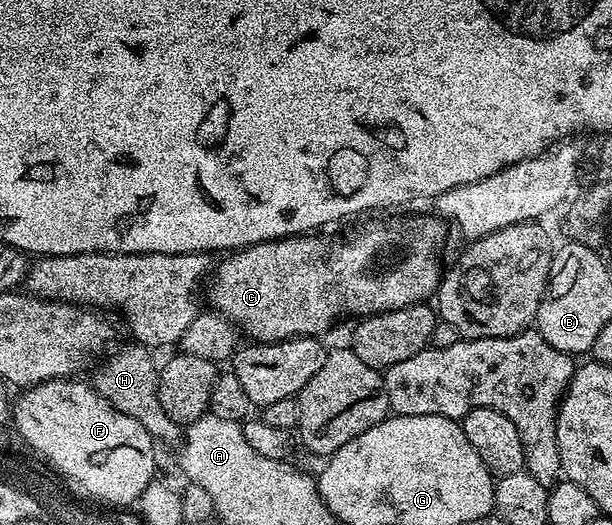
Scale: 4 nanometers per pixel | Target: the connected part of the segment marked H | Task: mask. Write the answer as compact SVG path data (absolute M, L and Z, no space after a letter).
M130 342L127 348L119 352L111 351L101 361L98 369L95 367L92 387L116 410L136 418L144 430L154 437L155 441L177 445L183 439L183 425L172 422L168 414L164 414L164 406L160 406L160 394L158 393L159 361L154 361L151 349L142 347L137 342Z

